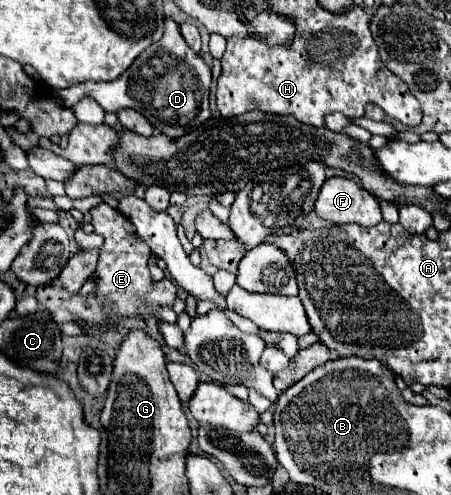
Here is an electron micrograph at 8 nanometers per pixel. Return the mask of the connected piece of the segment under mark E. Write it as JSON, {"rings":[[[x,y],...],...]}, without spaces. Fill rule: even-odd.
{"rings":[[[100,203],[90,211],[94,233],[104,237],[104,245],[98,249],[98,263],[94,271],[94,295],[104,303],[106,325],[126,317],[146,317],[160,307],[172,307],[176,299],[176,287],[172,281],[154,281],[146,261],[150,247],[136,235],[132,223],[114,207]]]}

